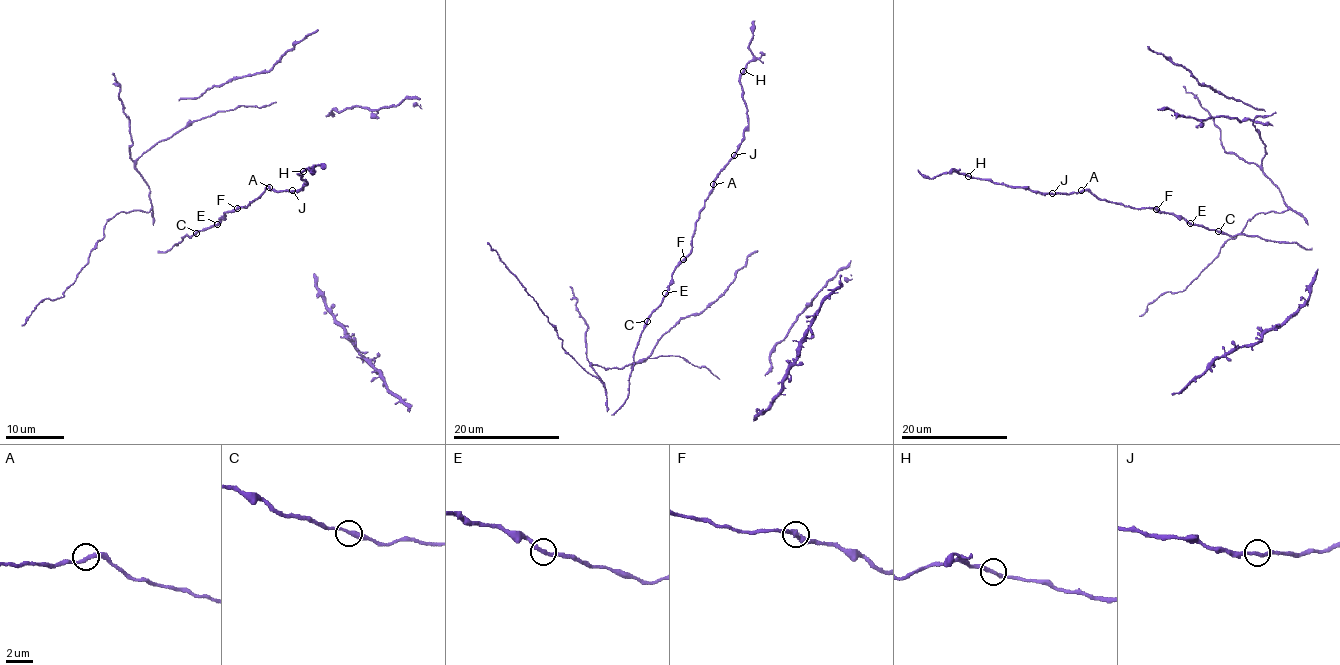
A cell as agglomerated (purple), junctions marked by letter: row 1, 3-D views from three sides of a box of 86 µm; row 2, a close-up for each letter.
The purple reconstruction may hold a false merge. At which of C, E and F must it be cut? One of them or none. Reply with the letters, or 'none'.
none

